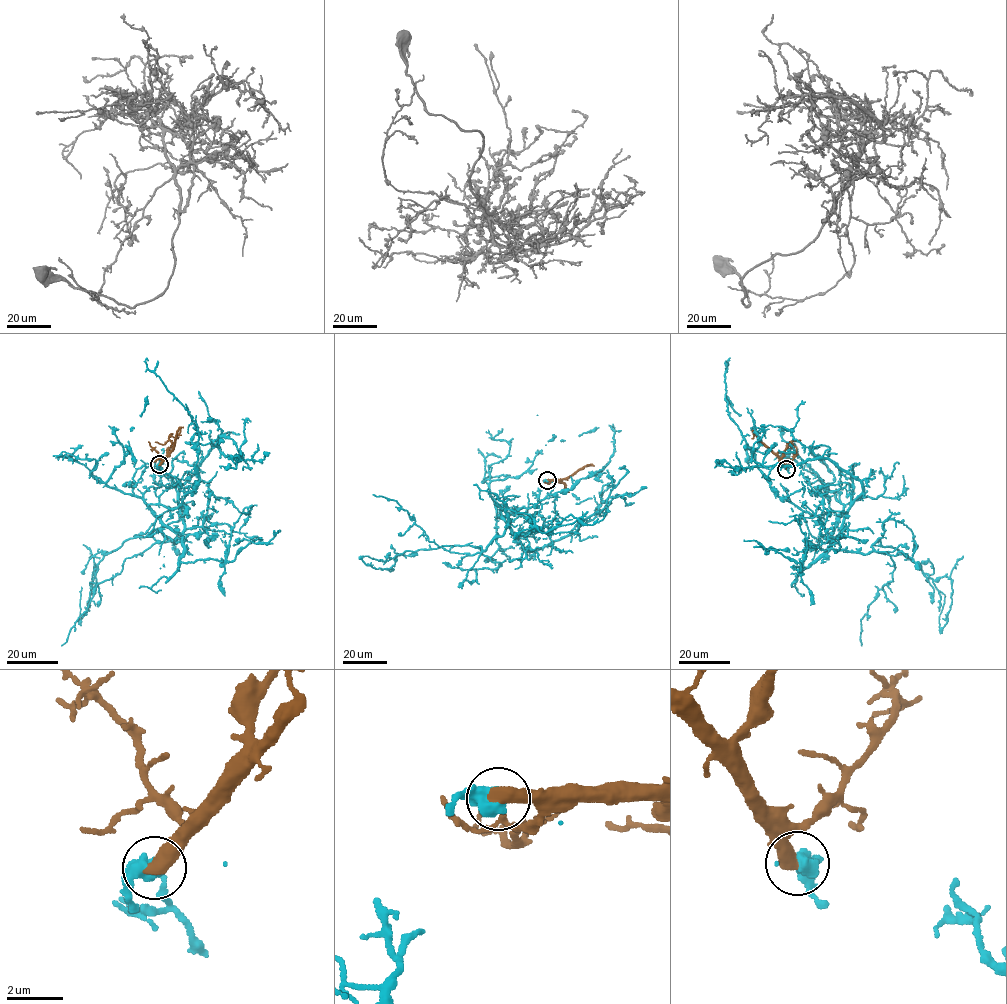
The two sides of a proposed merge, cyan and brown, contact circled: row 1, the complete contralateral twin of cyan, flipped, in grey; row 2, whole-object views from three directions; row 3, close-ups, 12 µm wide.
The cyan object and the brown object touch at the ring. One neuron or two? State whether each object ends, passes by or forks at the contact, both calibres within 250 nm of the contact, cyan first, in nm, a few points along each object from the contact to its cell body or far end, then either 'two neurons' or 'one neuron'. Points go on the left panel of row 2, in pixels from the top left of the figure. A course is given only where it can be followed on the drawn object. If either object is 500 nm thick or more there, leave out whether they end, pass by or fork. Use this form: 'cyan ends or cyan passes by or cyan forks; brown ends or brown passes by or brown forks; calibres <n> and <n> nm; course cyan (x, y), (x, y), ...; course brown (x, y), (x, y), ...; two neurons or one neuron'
calibres 600 and 550 nm; course cyan (159, 465), (180, 482), (148, 506), (182, 532), (178, 492), (211, 449), (243, 459), (223, 436), (185, 441); course brown (159, 465), (171, 452), (179, 429), (181, 435); two neurons

